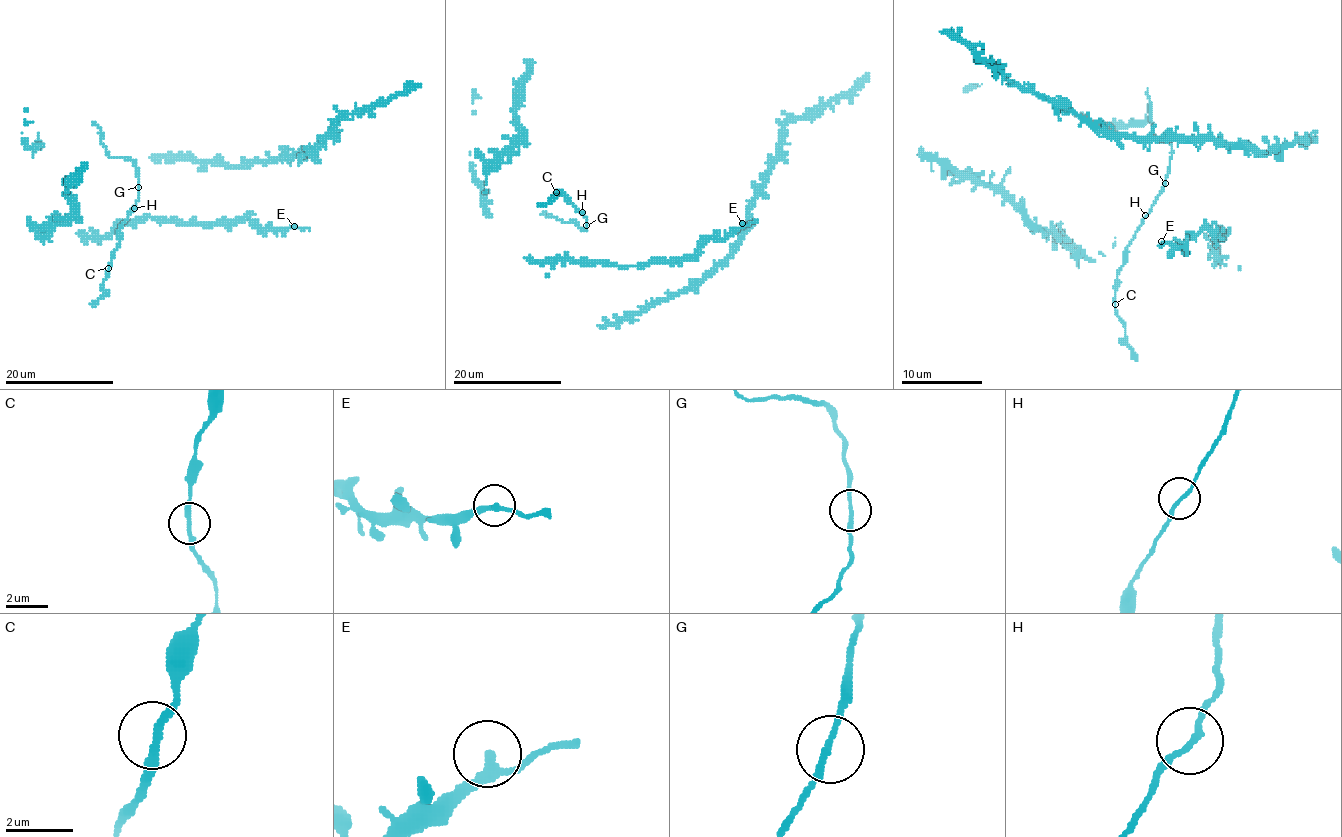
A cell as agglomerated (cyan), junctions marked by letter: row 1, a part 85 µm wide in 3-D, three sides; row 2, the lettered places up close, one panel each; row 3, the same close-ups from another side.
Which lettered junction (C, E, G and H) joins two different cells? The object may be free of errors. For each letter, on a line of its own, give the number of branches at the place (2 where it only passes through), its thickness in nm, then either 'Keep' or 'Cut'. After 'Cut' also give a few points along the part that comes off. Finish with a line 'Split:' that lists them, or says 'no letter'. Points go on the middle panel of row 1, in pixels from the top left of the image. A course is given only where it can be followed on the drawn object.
C: Branches: 2. Thickness 200 nm. Keep
E: Branches: 2. Thickness 240 nm. Keep
G: Branches: 2. Thickness 180 nm. Keep
H: Branches: 2. Thickness 150 nm. Keep
Split: no letter

